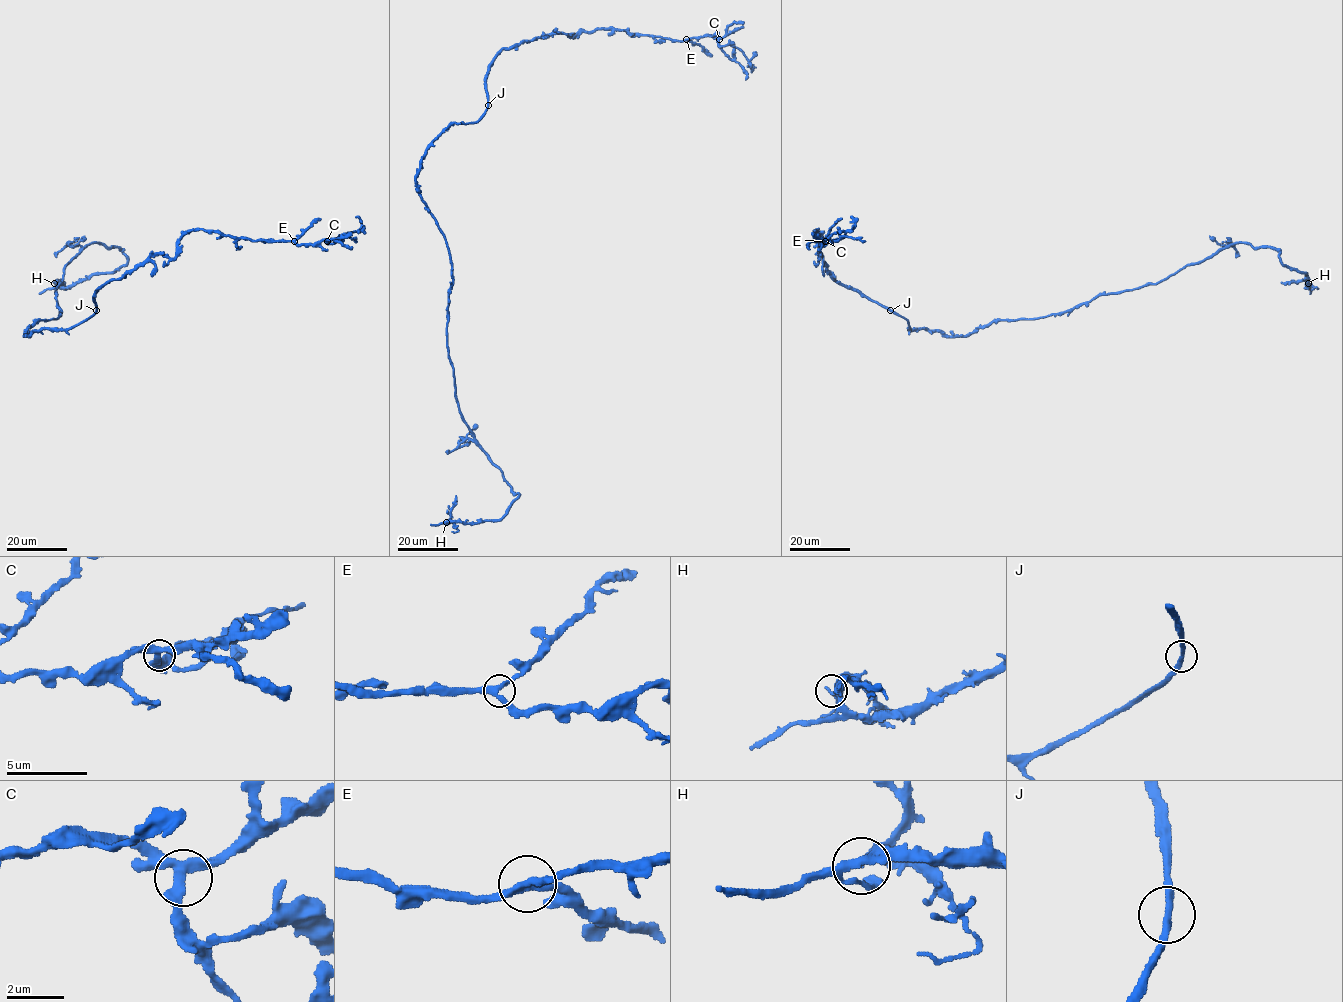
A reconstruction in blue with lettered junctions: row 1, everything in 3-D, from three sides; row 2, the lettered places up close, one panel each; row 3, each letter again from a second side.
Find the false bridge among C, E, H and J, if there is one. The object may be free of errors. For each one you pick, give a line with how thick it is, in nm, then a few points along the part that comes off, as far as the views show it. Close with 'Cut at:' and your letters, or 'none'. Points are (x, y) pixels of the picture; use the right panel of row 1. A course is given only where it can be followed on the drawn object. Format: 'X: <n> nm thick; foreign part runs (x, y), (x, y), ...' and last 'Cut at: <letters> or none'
Cut at: none

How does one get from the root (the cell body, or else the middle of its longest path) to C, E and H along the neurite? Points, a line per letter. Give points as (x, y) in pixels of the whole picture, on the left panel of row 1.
C: (25, 336), (81, 323), (96, 311), (101, 286), (150, 256), (173, 258), (191, 230), (327, 241)
E: (25, 336), (81, 323), (96, 311), (101, 286), (150, 256), (173, 258), (177, 241), (191, 230), (294, 241)
H: (25, 336), (34, 321), (60, 315), (55, 290), (87, 245), (117, 247), (127, 259), (110, 273), (54, 283)

